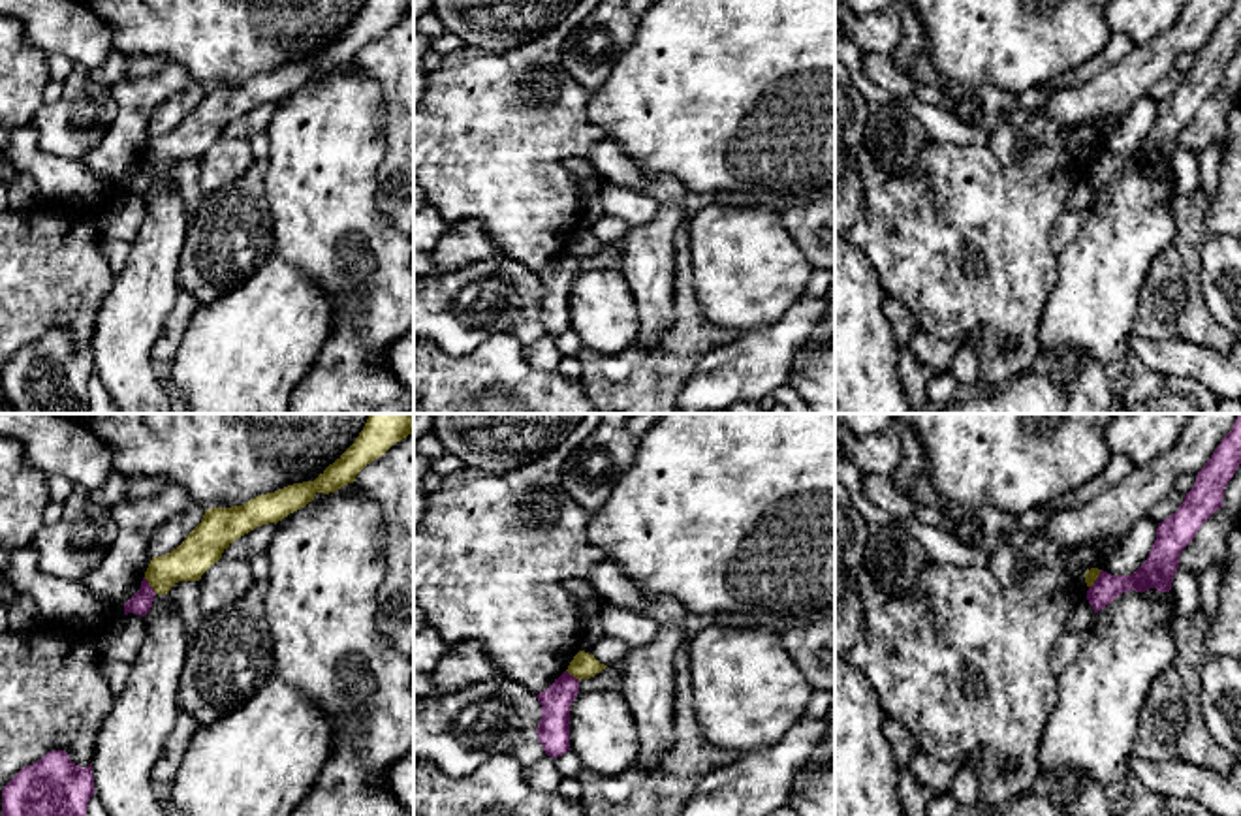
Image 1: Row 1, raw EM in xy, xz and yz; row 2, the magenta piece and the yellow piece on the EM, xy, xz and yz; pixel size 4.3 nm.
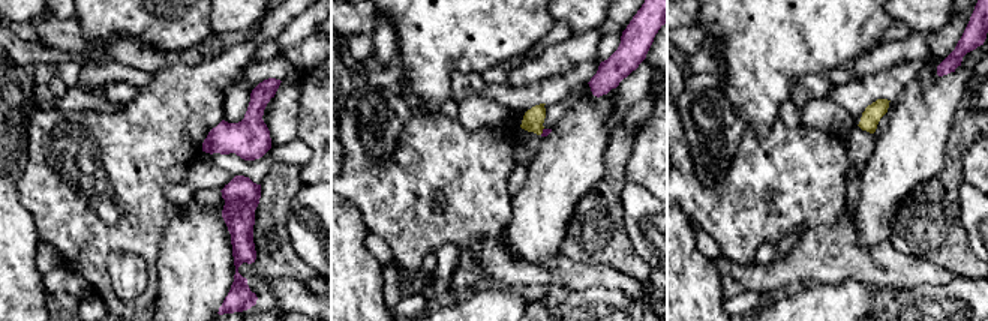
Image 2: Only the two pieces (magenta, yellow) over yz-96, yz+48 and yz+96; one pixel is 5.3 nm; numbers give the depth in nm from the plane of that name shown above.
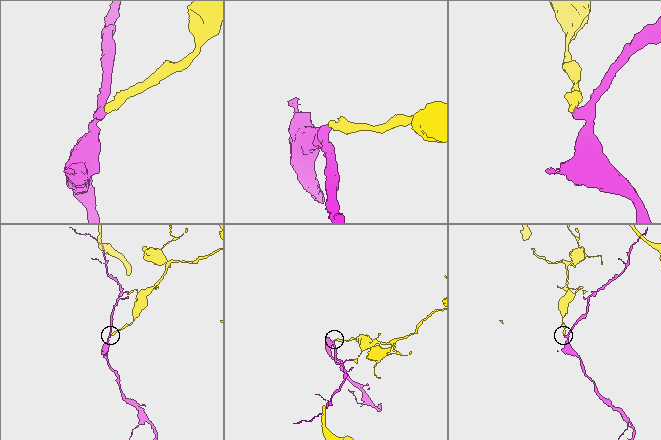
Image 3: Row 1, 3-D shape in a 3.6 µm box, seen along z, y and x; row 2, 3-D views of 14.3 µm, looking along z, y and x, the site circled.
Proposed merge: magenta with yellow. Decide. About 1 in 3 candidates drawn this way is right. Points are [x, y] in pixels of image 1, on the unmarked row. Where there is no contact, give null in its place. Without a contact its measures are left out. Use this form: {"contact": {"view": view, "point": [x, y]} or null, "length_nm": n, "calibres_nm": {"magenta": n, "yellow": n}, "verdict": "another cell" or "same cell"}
{"contact": {"view": "xy", "point": [149, 164]}, "length_nm": 90, "calibres_nm": {"magenta": 90, "yellow": 160}, "verdict": "another cell"}

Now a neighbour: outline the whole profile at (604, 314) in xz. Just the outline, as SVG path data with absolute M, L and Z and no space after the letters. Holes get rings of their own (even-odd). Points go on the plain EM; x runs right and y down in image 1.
M615 269L577 273L570 286L570 327L583 348L617 353L639 338L639 314L626 278Z

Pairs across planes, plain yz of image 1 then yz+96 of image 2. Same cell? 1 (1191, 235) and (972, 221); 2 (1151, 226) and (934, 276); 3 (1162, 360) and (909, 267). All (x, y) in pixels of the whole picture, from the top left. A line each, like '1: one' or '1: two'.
1: two
2: two
3: one

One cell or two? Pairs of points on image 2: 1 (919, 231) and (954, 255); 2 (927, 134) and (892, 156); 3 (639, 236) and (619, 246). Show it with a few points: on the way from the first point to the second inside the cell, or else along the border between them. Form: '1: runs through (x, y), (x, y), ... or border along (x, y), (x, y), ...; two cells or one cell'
1: runs through (928, 233), (945, 246); one cell
2: runs through (918, 143), (901, 156); one cell
3: border along (621, 206), (627, 239), (651, 266); two cells

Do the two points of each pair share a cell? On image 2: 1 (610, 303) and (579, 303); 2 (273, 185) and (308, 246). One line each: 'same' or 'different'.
1: same
2: different

